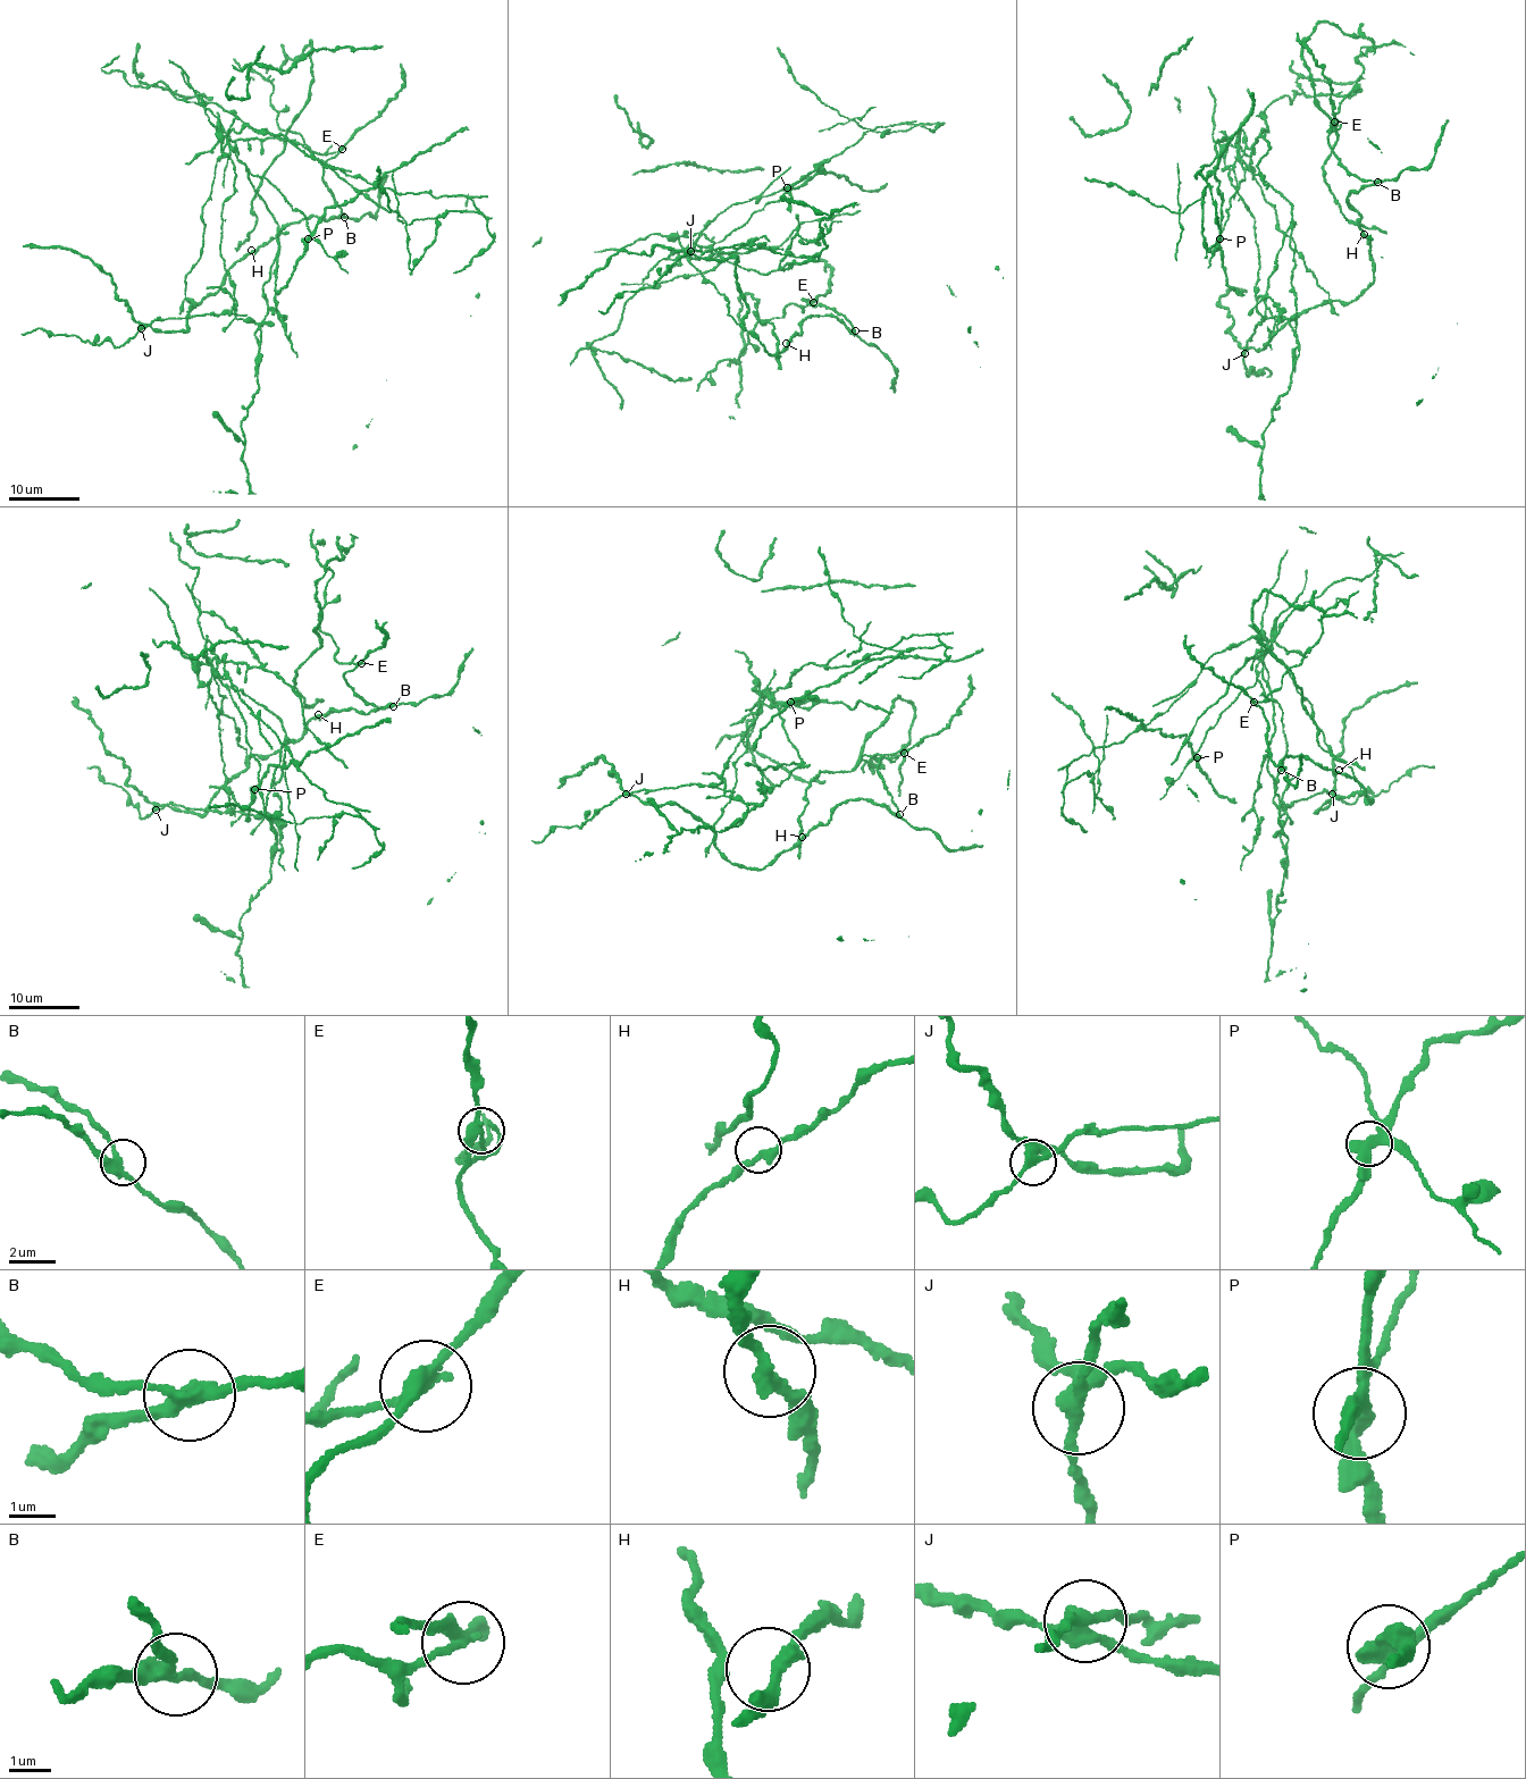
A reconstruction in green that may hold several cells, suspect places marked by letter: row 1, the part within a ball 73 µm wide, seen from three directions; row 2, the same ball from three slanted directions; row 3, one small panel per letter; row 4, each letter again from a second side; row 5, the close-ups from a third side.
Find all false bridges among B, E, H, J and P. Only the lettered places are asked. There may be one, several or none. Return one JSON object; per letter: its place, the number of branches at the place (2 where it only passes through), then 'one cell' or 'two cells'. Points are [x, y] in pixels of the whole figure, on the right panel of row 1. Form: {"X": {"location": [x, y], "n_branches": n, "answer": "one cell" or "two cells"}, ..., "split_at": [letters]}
{"B": {"location": [1377, 182], "n_branches": 3, "answer": "one cell"}, "E": {"location": [1334, 122], "n_branches": 3, "answer": "two cells"}, "H": {"location": [1364, 234], "n_branches": 3, "answer": "one cell"}, "J": {"location": [1244, 353], "n_branches": 4, "answer": "two cells"}, "P": {"location": [1220, 238], "n_branches": 3, "answer": "two cells"}, "split_at": ["E", "J", "P"]}

